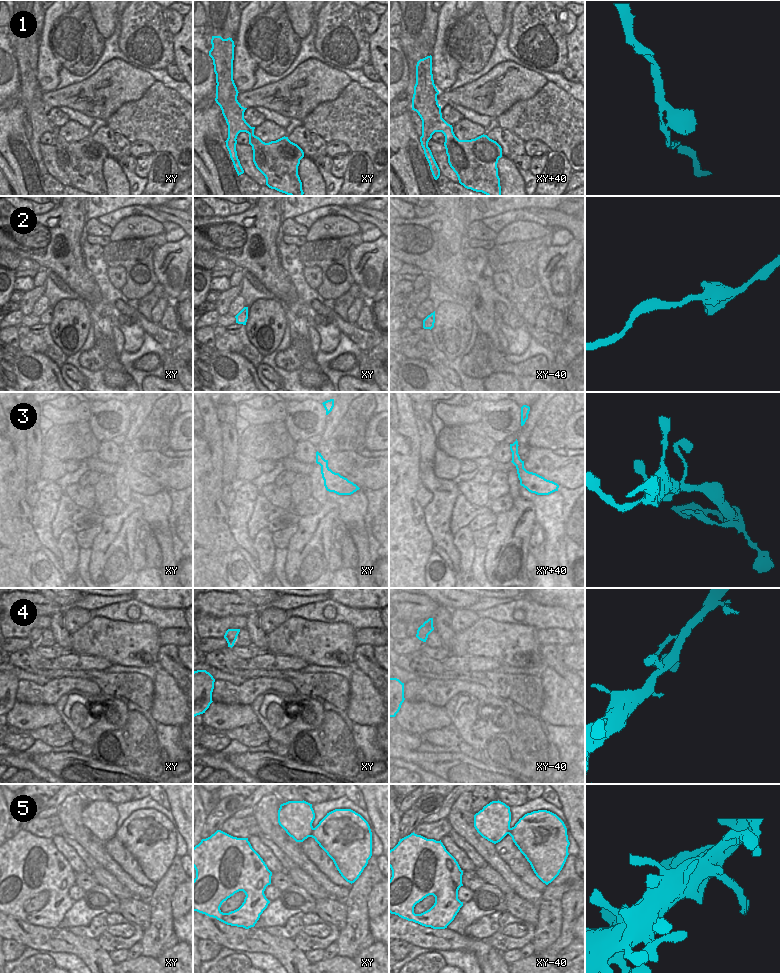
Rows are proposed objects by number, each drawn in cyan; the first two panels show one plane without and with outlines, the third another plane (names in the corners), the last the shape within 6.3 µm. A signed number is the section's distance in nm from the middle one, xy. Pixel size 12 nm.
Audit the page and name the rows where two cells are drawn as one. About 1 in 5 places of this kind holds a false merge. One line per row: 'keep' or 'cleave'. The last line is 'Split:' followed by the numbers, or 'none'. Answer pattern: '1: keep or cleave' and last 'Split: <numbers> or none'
1: keep
2: keep
3: keep
4: keep
5: keep
Split: none

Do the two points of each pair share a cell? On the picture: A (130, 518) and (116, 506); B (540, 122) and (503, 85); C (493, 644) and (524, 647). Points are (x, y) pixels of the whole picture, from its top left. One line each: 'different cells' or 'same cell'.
A: different cells
B: different cells
C: same cell

